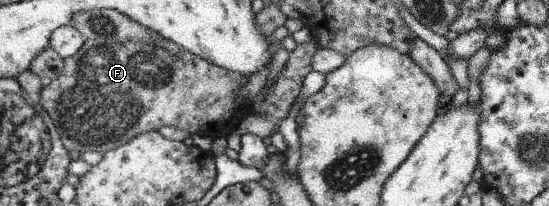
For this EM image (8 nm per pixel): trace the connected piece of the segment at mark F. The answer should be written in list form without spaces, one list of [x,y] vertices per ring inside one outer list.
[[[85,39],[73,56],[63,59],[61,74],[46,86],[42,86],[34,102],[46,120],[55,128],[63,148],[67,151],[105,153],[127,144],[137,134],[156,131],[162,126],[172,126],[185,130],[190,135],[199,134],[213,140],[234,132],[239,120],[252,112],[276,122],[285,118],[299,95],[303,78],[312,71],[310,59],[317,49],[313,41],[297,44],[271,84],[268,96],[263,95],[264,92],[261,90],[255,94],[253,100],[247,100],[247,98],[237,99],[237,92],[247,84],[248,78],[237,72],[214,66],[211,62],[187,52],[181,46],[175,56],[163,48],[156,48],[143,42],[133,42],[133,40],[125,40],[121,44],[101,45],[96,41]]]

